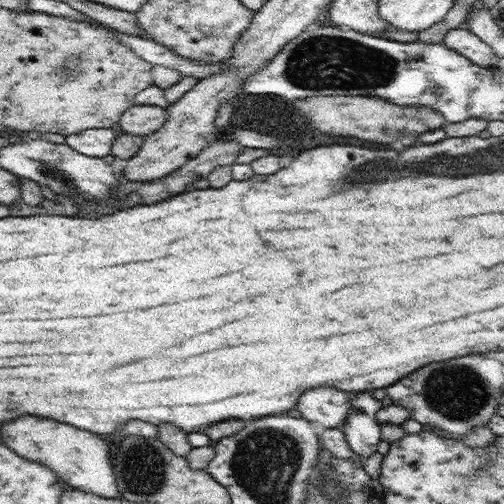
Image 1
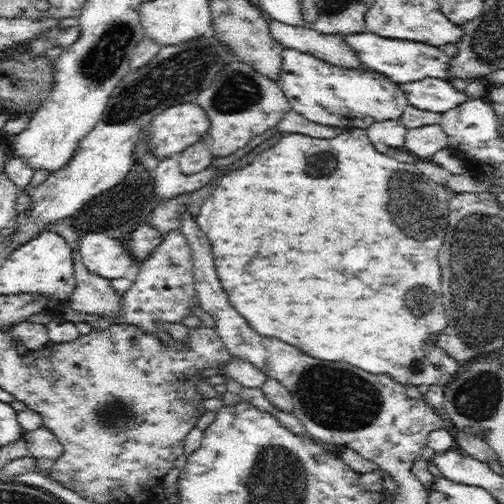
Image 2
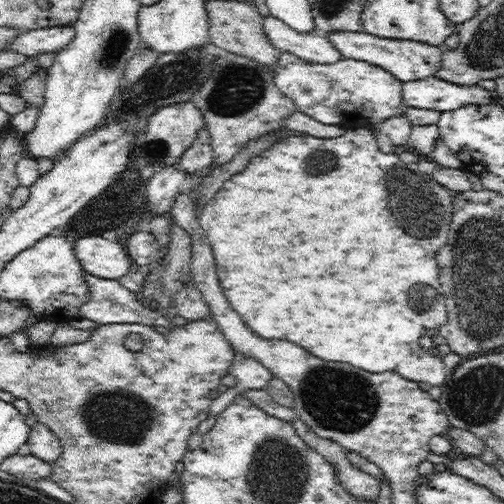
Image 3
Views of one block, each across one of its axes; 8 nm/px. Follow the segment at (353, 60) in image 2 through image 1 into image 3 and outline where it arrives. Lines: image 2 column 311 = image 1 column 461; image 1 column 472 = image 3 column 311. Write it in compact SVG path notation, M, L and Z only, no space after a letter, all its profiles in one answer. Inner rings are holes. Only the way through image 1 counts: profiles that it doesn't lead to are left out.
M268 16L264 20L264 30L268 40L278 48L280 54L290 52L296 54L298 58L316 64L336 64L344 60L344 56L322 32L298 32L274 16Z

